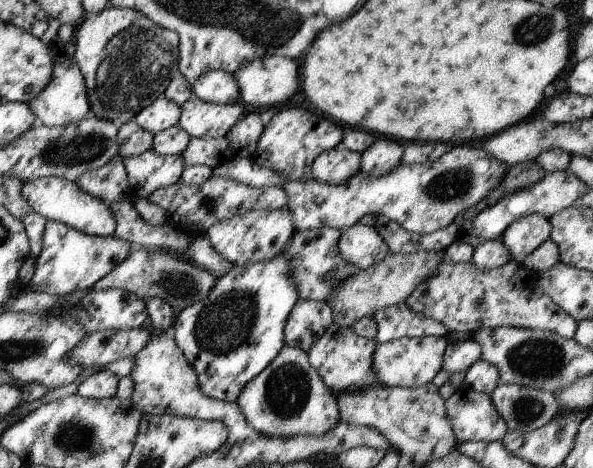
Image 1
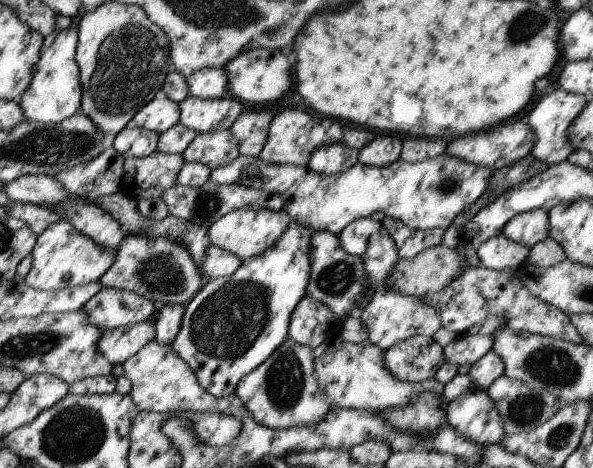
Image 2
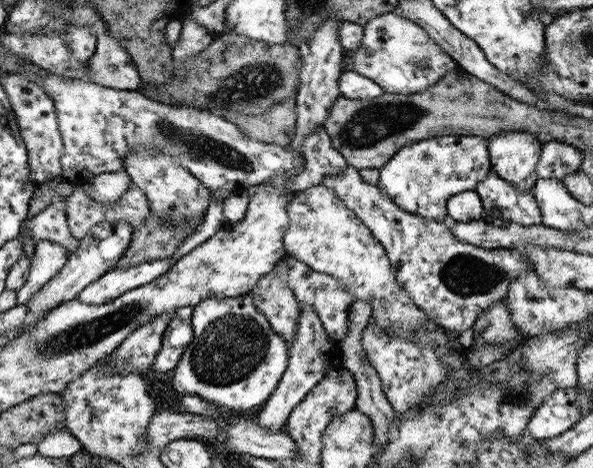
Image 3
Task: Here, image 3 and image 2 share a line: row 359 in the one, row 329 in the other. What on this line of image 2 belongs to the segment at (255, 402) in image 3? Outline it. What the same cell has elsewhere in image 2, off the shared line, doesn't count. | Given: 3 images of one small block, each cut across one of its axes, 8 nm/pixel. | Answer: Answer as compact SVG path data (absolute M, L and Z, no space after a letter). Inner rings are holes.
M290 221L282 238L264 254L241 261L240 268L223 281L209 281L187 304L172 347L196 374L201 387L216 398L232 396L240 380L264 364L289 334L289 322L296 305L306 296L310 276L310 238L313 228Z

